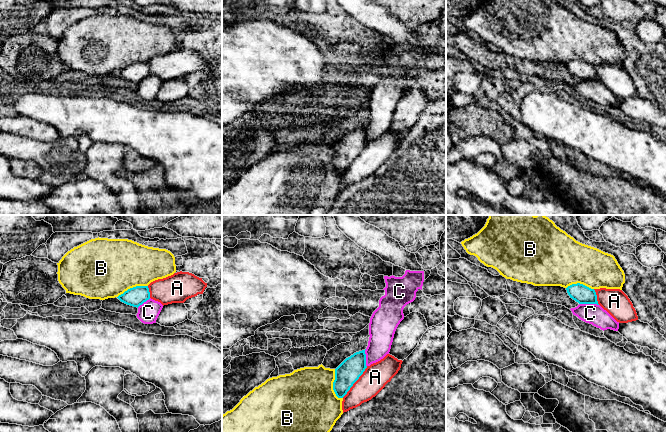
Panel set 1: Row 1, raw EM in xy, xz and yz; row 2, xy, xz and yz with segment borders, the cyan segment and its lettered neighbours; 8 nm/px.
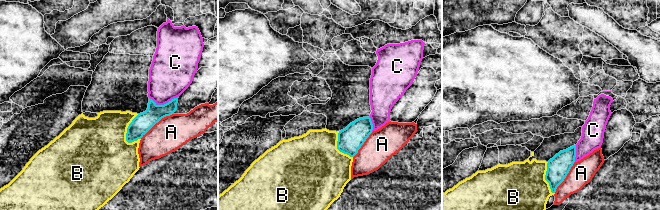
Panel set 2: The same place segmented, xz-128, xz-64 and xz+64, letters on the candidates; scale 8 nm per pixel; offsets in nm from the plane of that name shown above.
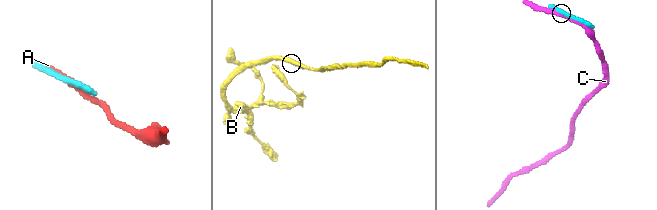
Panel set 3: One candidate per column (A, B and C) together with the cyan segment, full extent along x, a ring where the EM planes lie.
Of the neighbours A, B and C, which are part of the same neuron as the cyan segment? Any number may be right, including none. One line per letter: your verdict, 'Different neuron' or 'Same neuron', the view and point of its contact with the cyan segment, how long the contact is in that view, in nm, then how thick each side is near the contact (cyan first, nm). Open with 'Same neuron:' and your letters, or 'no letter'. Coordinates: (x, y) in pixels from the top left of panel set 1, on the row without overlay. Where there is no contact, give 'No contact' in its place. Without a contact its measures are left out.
Same neuron: no letter
A: Different neuron. Touches cyan at xz (355, 157). Shared border 320 nm. Thickness 190 nm (cyan) against 200 nm
B: Different neuron. Touches cyan at xz (333, 161). Shared border 240 nm. Thickness 190 nm (cyan) against 480 nm
C: Different neuron. Touches cyan at yz (589, 79). Shared border 160 nm. Thickness 150 nm (cyan) against 170 nm

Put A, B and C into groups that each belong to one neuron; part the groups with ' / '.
A C / B

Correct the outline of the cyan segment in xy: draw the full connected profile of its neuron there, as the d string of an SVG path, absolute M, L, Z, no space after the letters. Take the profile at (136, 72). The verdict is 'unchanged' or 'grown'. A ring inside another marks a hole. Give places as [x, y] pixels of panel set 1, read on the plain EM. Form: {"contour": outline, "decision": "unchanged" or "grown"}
{"contour": "M136 62L128 65L117 74L127 81L138 84L150 75L150 68L148 62Z", "decision": "unchanged"}

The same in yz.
{"contour": "M572 60L566 64L570 74L579 80L598 80L597 71L594 65L591 65L583 60Z", "decision": "unchanged"}

